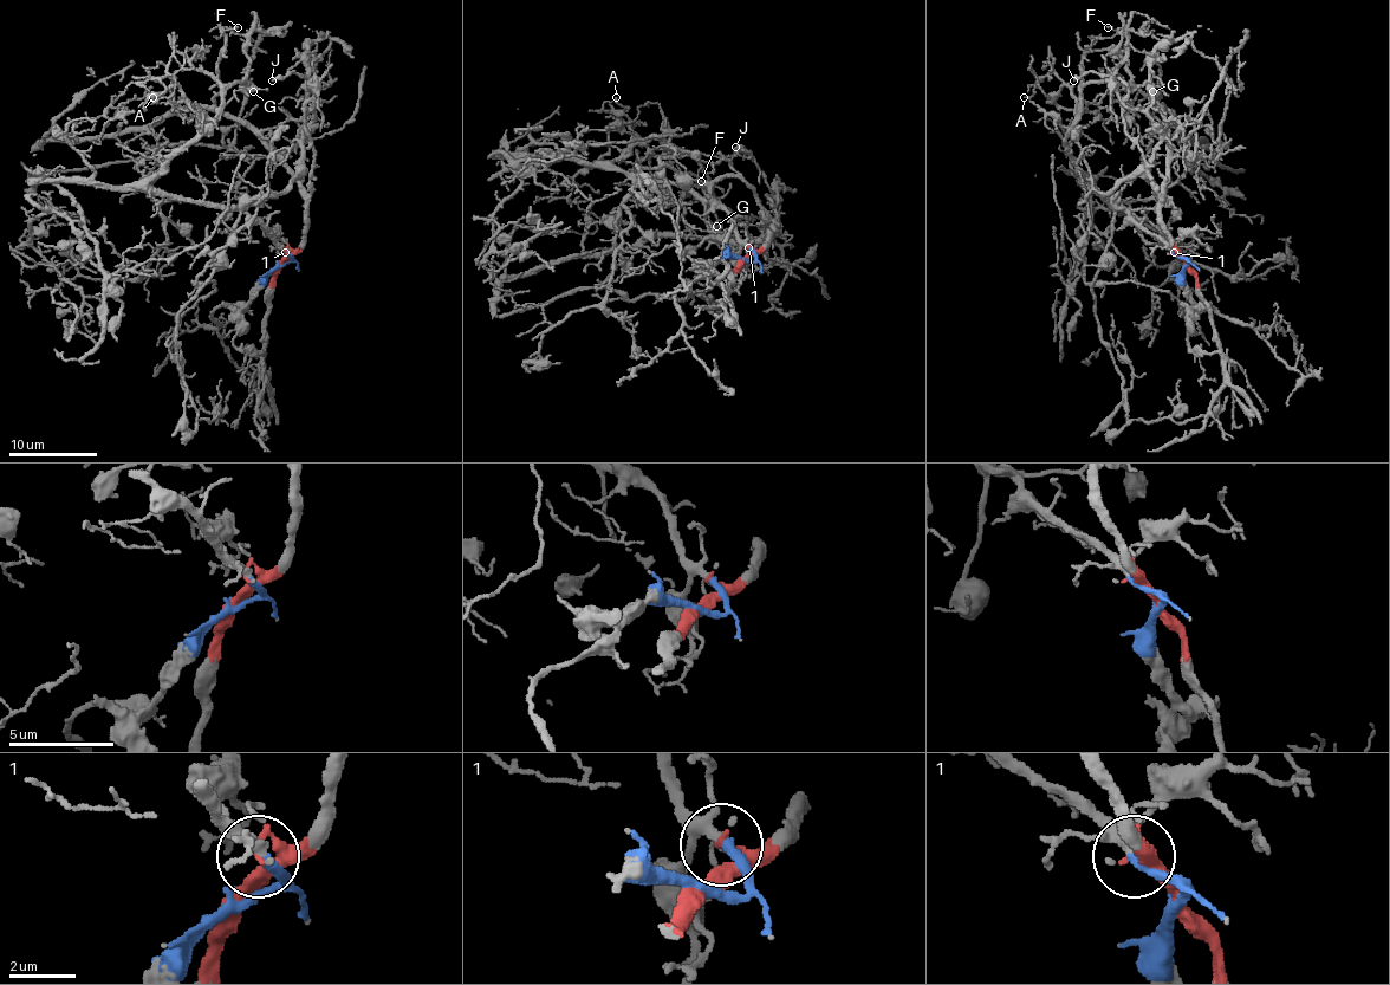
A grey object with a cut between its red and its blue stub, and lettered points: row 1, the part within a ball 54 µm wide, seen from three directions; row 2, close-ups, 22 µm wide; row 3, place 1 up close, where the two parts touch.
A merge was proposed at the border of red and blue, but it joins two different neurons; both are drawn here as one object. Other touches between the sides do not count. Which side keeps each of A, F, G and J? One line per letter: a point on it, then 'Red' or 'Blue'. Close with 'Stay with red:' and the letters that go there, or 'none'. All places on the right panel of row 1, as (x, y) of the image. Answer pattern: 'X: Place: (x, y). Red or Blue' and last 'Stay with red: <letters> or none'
A: Place: (1024, 97). Blue
F: Place: (1108, 27). Red
G: Place: (1153, 91). Blue
J: Place: (1073, 80). Red
Stay with red: F, J

